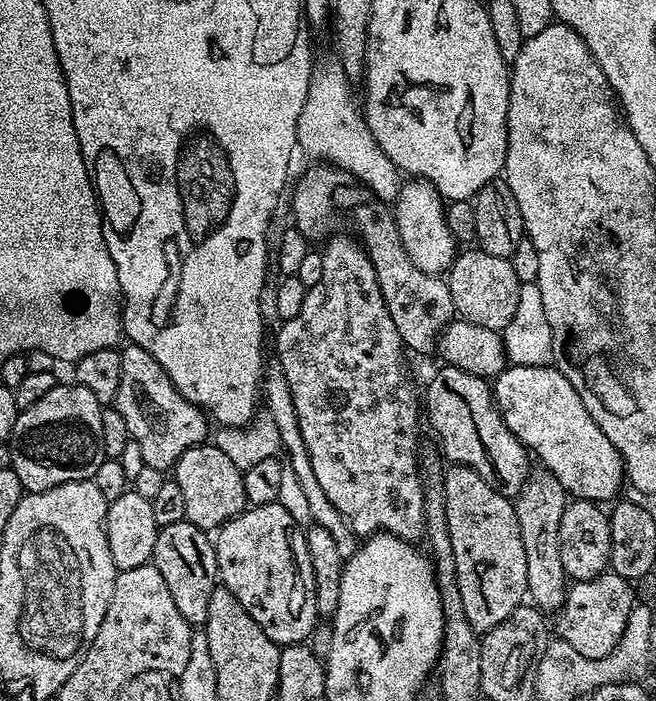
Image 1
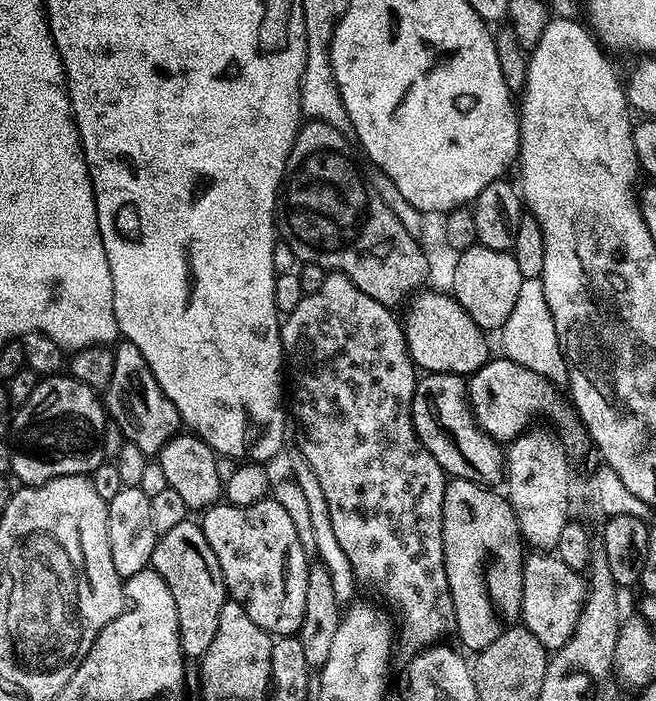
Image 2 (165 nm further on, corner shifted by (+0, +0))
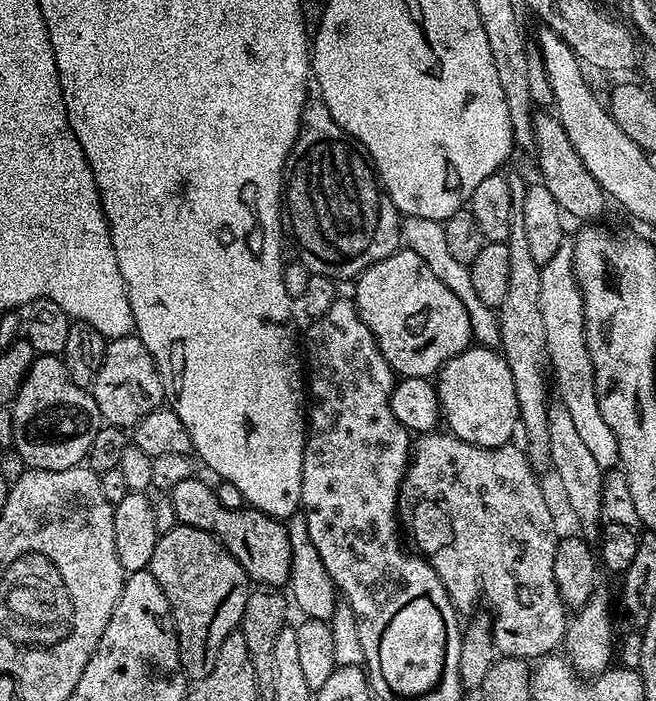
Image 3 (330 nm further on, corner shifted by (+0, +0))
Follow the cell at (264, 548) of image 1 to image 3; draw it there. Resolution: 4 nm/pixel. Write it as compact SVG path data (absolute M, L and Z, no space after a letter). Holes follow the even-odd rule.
M195 475L186 478L186 482L178 482L178 486L172 488L170 499L174 506L177 524L211 532L223 544L224 549L239 562L242 570L246 570L253 585L267 586L272 590L287 585L292 551L288 529L281 521L260 512L257 508L222 506L215 491L198 482Z

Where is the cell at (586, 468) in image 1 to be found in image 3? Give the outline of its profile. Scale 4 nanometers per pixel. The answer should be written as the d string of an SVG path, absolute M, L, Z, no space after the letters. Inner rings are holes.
M470 346L462 354L458 354L446 362L434 380L436 397L440 400L440 411L447 431L462 442L470 442L483 448L497 448L509 443L512 435L517 435L520 424L518 410L518 394L514 390L514 378L510 374L510 366L504 361L499 351L488 346Z

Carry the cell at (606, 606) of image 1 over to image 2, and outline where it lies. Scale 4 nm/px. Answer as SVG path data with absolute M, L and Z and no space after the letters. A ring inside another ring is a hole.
M532 550L529 553L529 556L527 553L522 560L522 590L520 591L522 624L530 630L530 634L534 634L534 638L538 638L538 642L542 642L544 648L555 650L565 644L580 617L581 606L584 605L586 580L581 573L566 566L566 562L562 562L555 554L549 554L544 550Z

